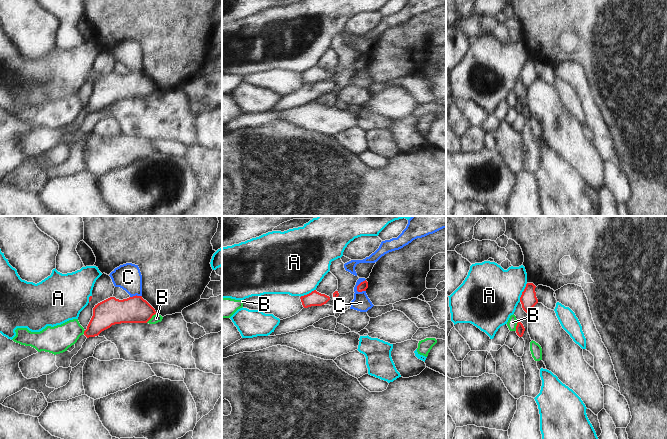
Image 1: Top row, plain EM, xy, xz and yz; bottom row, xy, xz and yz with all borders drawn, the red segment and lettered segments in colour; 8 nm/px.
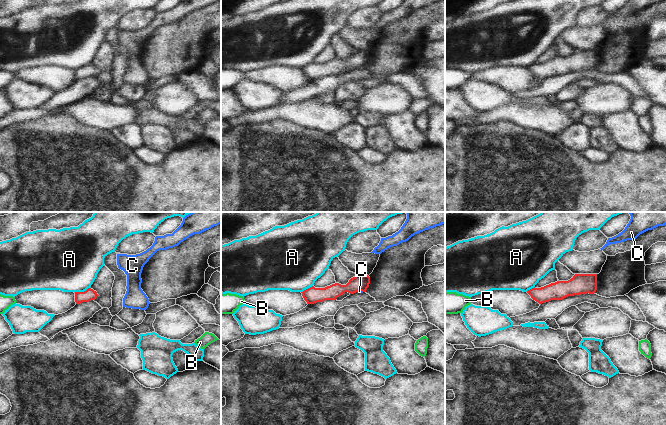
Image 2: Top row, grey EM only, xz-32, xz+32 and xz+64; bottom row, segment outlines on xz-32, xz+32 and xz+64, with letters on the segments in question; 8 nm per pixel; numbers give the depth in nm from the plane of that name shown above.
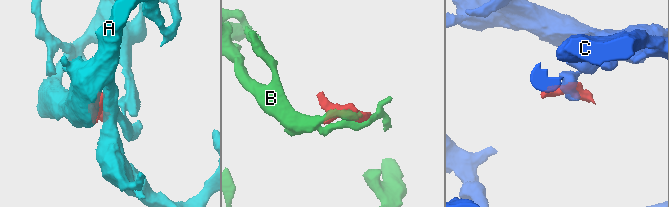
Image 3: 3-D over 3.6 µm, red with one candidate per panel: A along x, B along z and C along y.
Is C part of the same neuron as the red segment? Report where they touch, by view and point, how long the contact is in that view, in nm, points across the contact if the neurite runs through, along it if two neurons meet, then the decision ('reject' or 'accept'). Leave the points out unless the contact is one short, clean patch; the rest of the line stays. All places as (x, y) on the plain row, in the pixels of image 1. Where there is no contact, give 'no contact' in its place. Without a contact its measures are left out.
contact xz (358, 61); length 130 nm; border xz (365, 55), (357, 62), (358, 68); reject

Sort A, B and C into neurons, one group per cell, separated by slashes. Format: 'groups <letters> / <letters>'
groups A / B / C

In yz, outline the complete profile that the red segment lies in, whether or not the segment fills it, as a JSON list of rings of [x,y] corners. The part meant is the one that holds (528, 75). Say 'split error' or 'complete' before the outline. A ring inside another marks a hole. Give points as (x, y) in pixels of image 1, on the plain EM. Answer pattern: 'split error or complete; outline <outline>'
complete; outline [[[527,59],[520,73],[522,84],[527,90],[538,79],[535,64],[536,62],[533,59]]]

